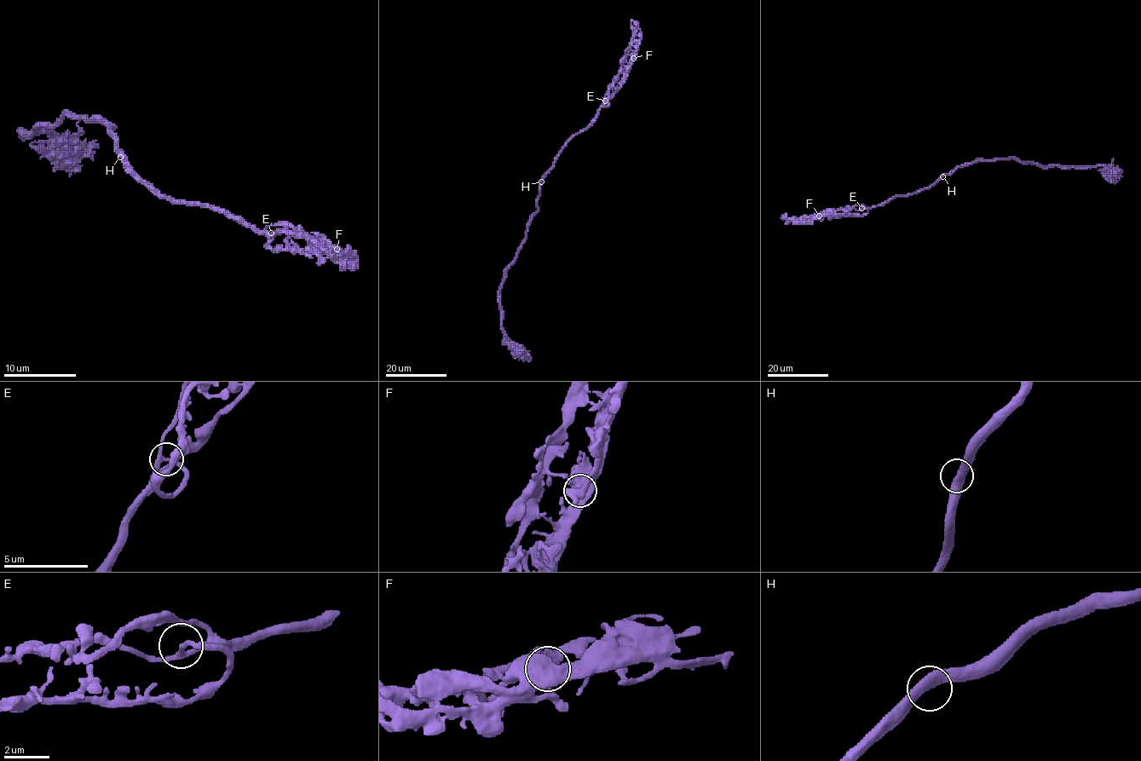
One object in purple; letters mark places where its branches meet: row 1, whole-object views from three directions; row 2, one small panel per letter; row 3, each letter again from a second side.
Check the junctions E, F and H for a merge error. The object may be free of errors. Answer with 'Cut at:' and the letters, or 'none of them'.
Cut at: none of them

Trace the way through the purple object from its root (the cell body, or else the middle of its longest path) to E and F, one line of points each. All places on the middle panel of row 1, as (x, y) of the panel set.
E: (541, 181), (561, 148), (590, 123), (605, 100)
F: (541, 181), (561, 148), (590, 123), (598, 109), (621, 85), (633, 57)

